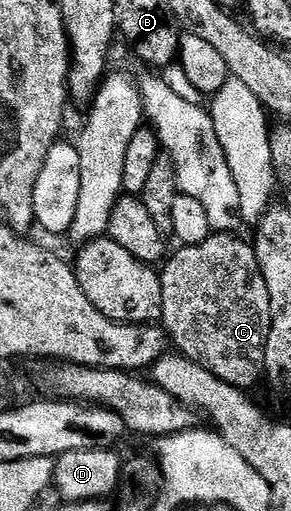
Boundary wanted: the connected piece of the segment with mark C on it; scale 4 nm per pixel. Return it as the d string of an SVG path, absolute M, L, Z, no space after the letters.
M213 232L202 244L193 246L180 246L176 251L163 263L159 271L160 283L162 284L162 325L170 339L171 345L175 347L184 357L189 358L192 362L197 362L199 366L204 366L211 370L214 376L218 376L226 384L249 388L261 377L265 377L266 371L264 361L266 360L266 344L270 336L272 327L272 309L270 308L270 288L266 288L266 276L262 276L262 268L258 264L255 245L251 241L243 242L240 236L236 234L218 234Z

